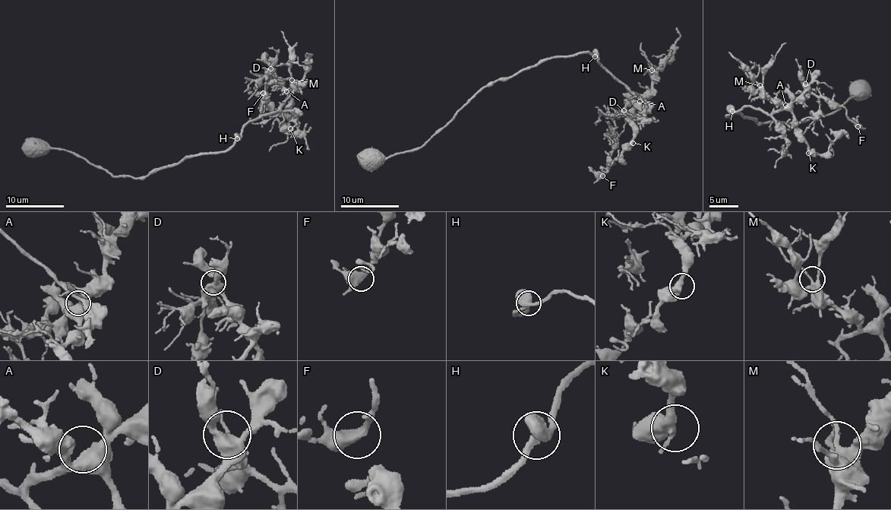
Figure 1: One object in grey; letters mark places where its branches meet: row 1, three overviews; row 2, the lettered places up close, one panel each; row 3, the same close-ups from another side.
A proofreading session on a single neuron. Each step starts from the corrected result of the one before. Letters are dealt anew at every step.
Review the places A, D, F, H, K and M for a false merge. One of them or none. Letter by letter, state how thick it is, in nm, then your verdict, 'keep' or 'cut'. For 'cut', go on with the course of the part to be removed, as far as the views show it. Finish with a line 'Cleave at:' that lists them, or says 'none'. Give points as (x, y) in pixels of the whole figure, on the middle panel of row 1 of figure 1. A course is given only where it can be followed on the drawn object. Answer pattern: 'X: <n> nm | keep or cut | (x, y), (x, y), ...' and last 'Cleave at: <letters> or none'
A: 440 nm | keep
D: 480 nm | keep
F: 420 nm | keep
H: 400 nm | keep
K: 360 nm | keep
M: 280 nm | keep
Cleave at: none

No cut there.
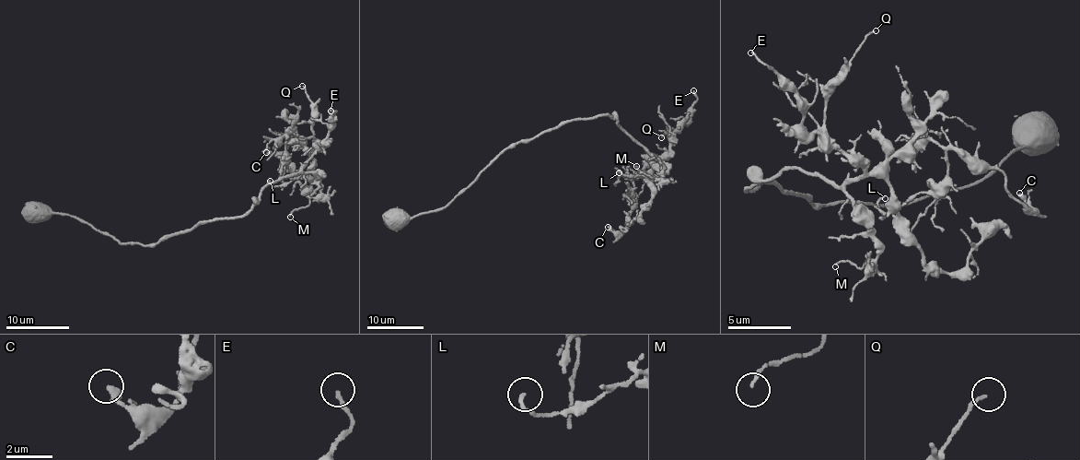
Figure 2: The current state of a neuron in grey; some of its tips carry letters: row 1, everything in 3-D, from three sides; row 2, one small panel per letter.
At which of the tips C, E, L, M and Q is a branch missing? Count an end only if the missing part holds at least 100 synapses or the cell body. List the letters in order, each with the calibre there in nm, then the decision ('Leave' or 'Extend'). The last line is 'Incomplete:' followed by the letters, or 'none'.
C: Thickness 320 nm. Leave
E: Thickness 170 nm. Leave
L: Thickness 150 nm. Leave
M: Thickness 120 nm. Leave
Q: Thickness 120 nm. Leave
Incomplete: none

